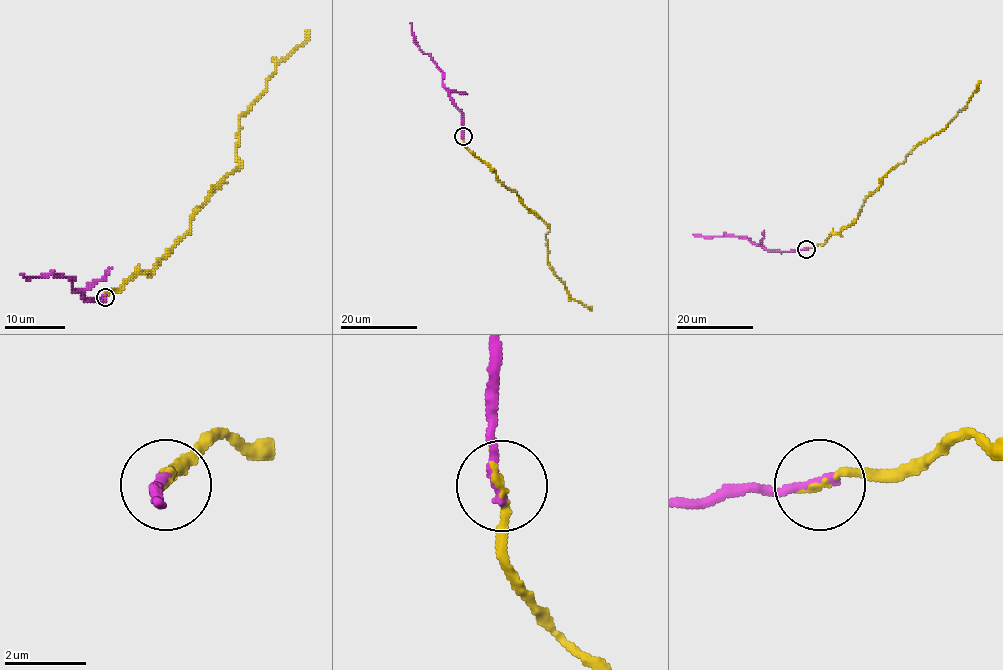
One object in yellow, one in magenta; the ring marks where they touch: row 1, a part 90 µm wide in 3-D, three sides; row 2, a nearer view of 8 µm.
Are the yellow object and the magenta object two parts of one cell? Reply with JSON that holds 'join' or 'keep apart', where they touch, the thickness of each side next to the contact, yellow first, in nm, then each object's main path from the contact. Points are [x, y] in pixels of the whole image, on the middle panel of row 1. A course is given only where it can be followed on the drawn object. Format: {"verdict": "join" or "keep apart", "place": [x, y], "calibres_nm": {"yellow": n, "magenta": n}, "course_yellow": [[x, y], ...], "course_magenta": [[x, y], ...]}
{"verdict": "join", "place": [463, 136], "calibres_nm": {"yellow": 170, "magenta": 280}, "course_yellow": [[463, 135], [465, 146], [549, 227], [545, 238], [550, 268], [570, 297], [590, 310]], "course_magenta": [[463, 135], [462, 112], [443, 86], [442, 70], [420, 50], [410, 22]]}

